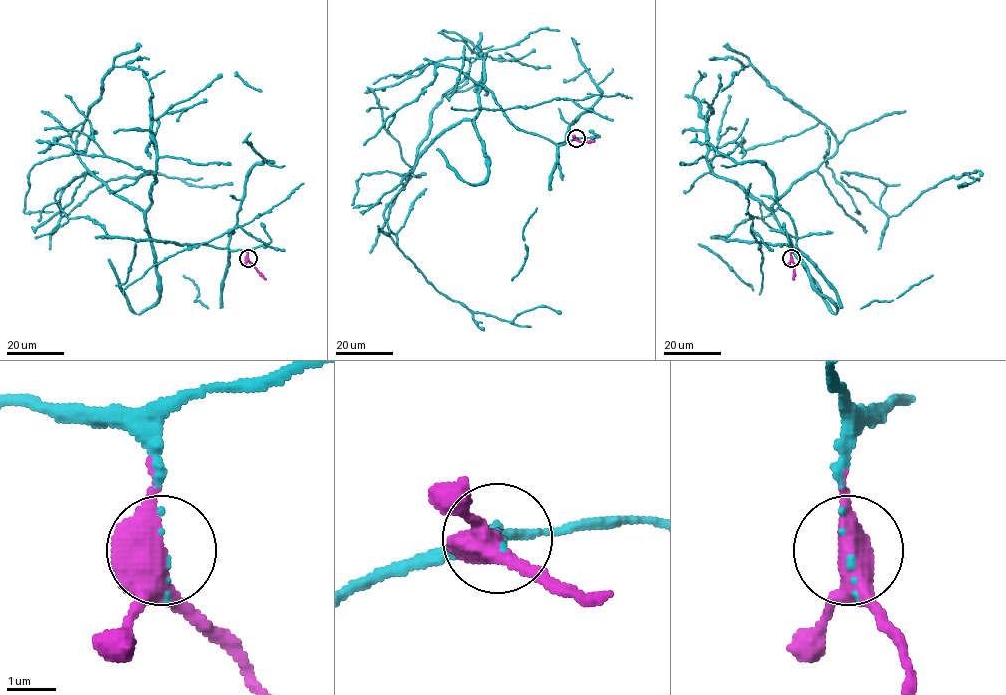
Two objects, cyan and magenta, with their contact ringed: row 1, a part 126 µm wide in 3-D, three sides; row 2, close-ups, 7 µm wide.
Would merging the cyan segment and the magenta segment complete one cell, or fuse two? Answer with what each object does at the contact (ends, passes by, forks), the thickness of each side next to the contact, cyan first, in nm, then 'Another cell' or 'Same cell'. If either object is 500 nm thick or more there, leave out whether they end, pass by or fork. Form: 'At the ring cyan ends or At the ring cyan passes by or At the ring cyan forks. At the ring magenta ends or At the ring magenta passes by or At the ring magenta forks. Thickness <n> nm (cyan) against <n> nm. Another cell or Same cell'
At the ring cyan ends. At the ring magenta forks. Thickness 60 nm (cyan) against 440 nm. Same cell

